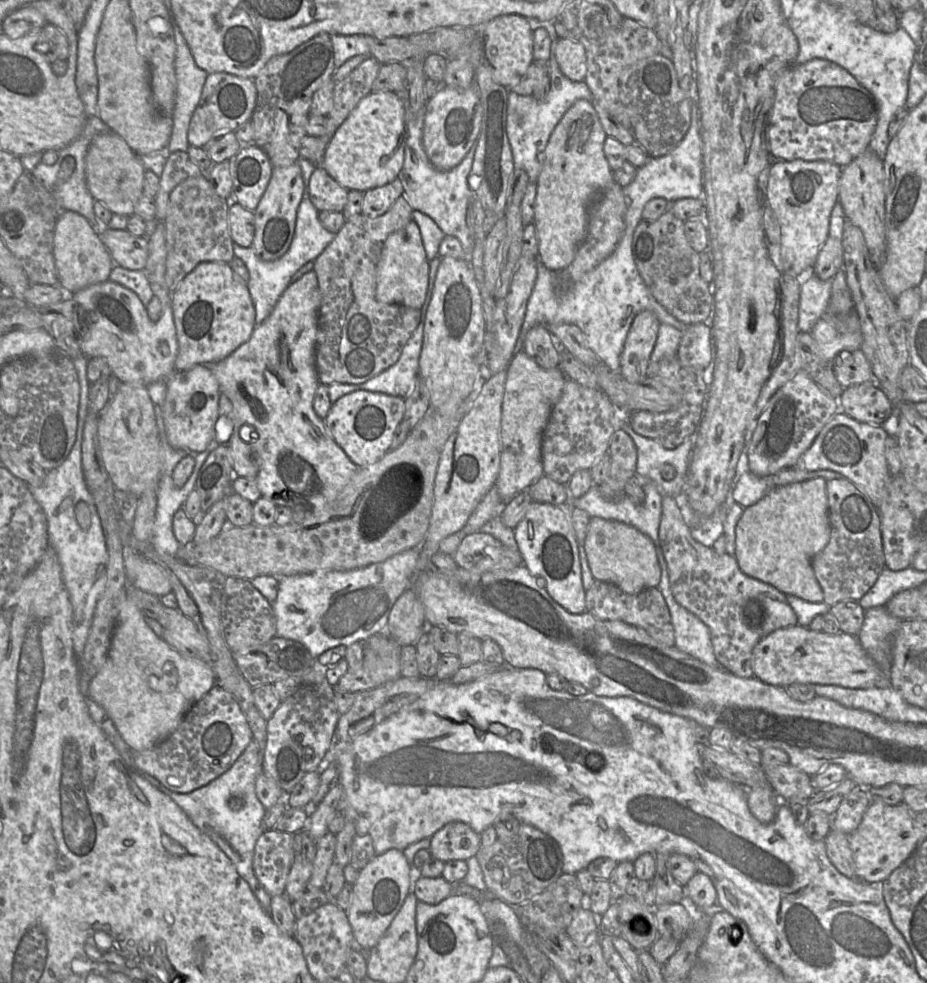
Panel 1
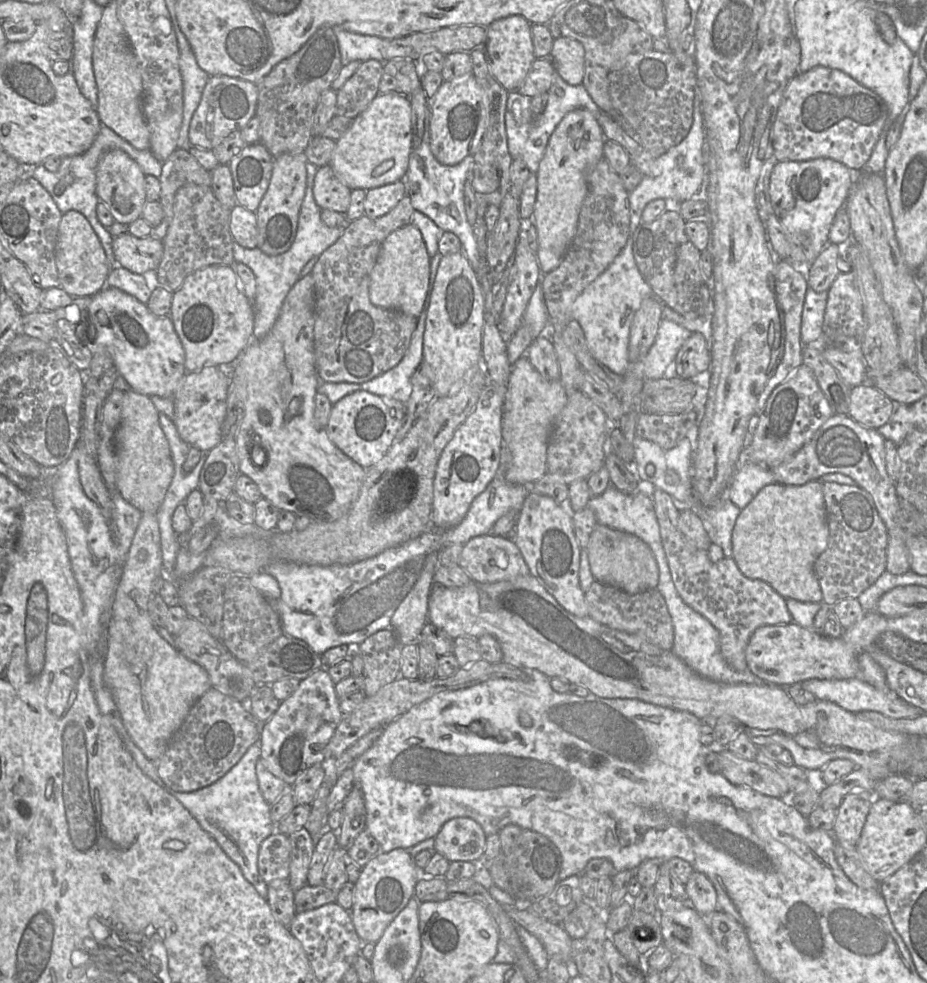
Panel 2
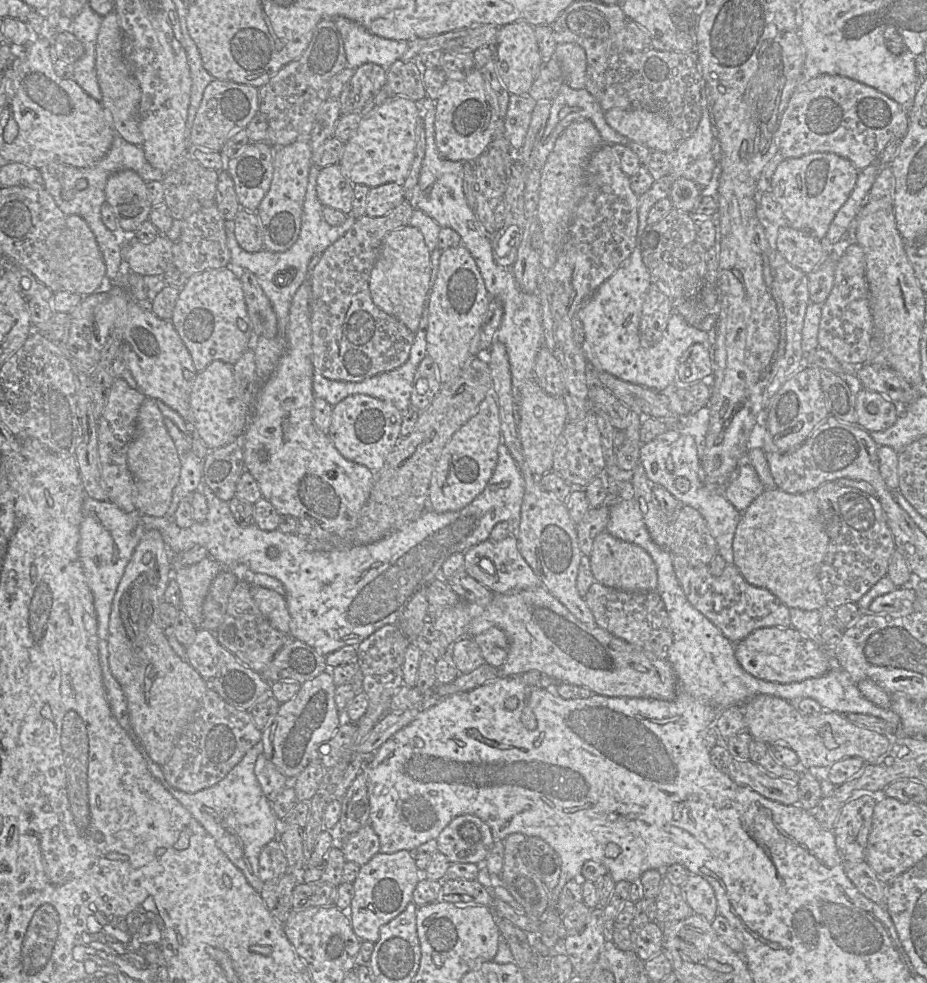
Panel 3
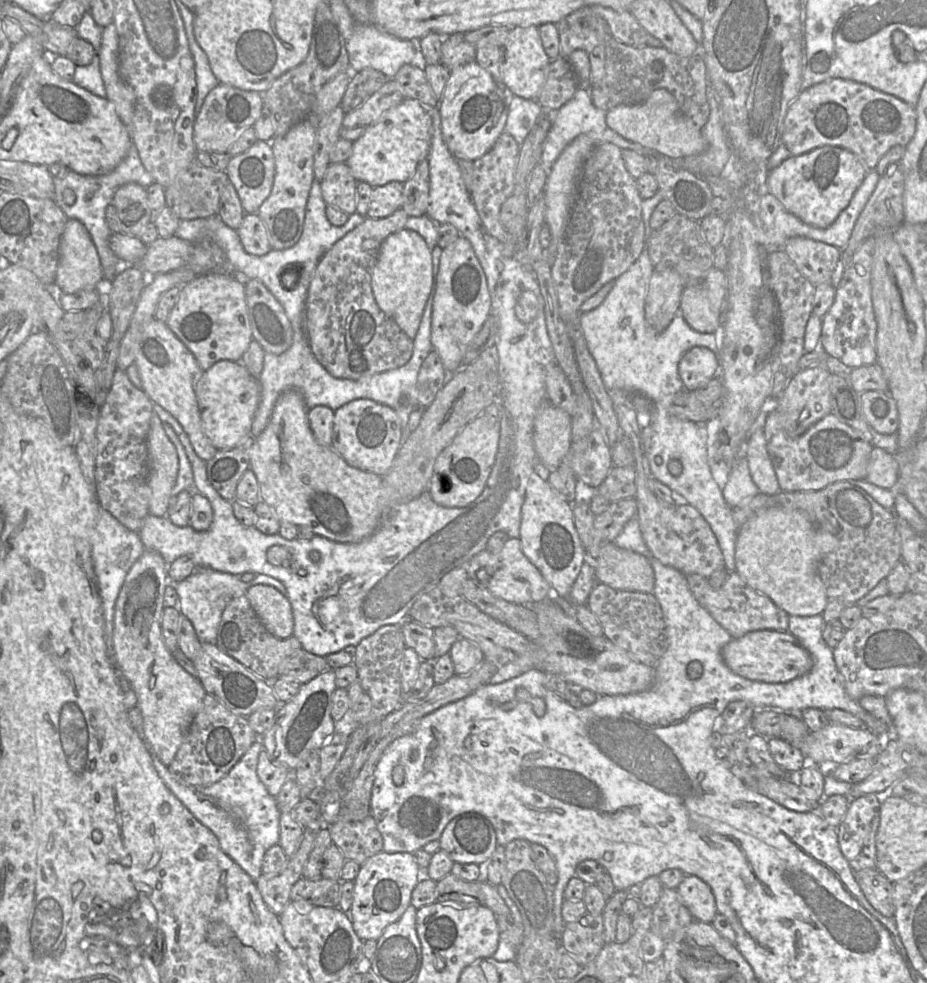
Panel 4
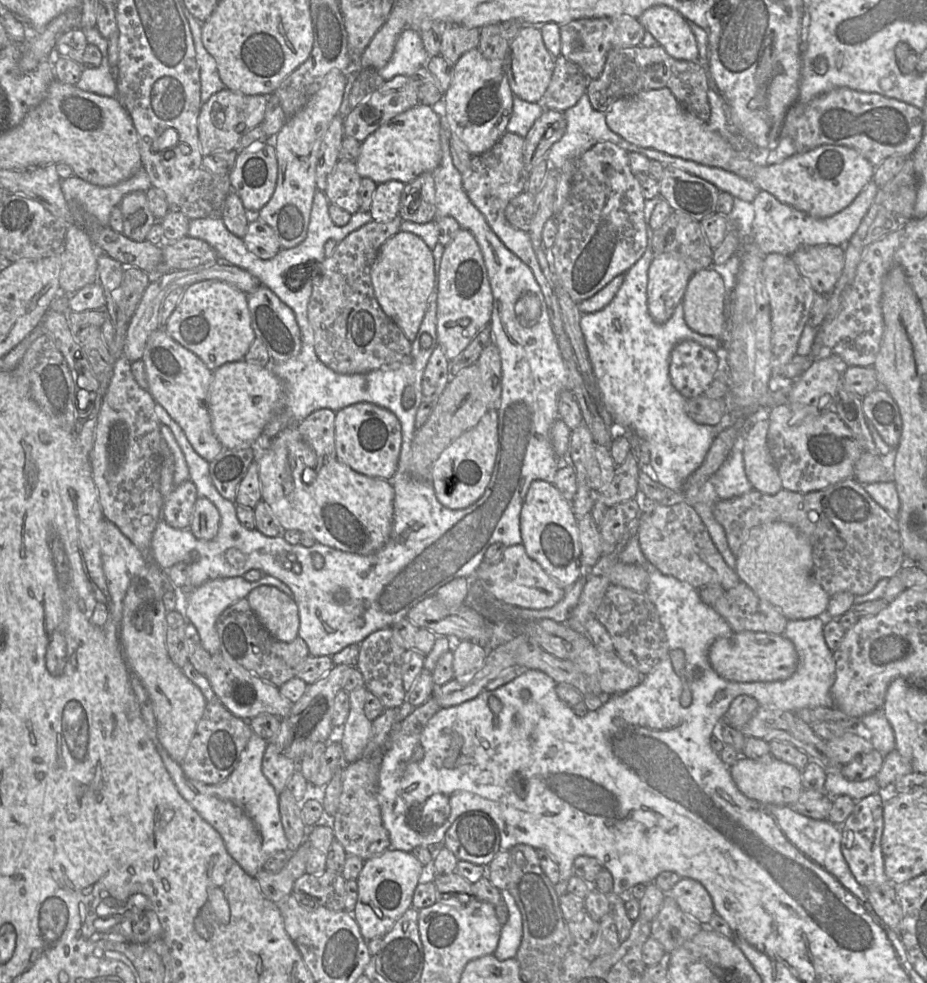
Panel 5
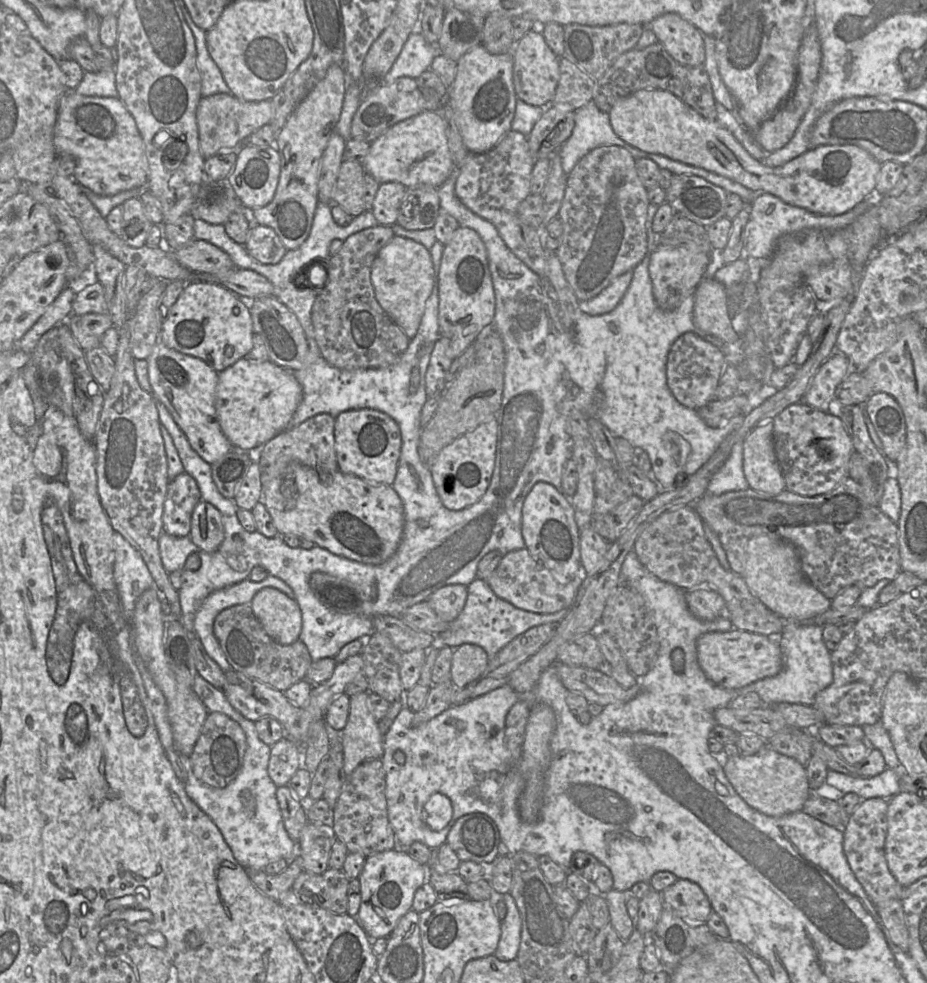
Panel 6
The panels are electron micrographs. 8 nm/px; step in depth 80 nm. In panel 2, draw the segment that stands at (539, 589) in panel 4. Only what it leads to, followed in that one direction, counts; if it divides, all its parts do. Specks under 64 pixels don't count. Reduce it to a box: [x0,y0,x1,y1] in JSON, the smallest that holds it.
[458,533,530,583]

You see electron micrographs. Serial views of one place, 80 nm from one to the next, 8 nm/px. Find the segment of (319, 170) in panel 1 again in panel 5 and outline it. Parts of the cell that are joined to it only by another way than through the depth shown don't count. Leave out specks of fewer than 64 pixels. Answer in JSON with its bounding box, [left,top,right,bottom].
[323,160,361,215]

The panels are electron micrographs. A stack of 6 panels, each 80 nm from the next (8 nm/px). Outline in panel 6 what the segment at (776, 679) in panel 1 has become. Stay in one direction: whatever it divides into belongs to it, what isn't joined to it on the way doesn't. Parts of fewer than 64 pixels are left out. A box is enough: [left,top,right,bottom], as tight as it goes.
[697,628,783,689]

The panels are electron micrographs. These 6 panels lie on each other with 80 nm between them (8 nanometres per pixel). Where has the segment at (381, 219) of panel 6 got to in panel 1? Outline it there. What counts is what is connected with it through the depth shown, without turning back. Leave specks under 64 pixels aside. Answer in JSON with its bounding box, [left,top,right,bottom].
[362,178,404,217]

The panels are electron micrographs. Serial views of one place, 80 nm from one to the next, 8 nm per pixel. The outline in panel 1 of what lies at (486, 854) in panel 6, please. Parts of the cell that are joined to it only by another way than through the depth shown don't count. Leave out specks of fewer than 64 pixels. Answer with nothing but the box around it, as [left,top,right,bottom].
[430,821,481,862]

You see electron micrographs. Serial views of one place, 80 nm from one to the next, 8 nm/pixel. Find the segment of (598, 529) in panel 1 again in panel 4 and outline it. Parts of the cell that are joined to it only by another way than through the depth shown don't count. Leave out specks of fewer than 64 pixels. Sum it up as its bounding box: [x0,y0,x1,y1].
[594,542,655,593]

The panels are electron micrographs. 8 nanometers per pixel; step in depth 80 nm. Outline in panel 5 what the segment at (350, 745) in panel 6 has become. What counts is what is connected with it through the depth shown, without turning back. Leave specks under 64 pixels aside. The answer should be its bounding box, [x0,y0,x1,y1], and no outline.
[333,686,372,764]

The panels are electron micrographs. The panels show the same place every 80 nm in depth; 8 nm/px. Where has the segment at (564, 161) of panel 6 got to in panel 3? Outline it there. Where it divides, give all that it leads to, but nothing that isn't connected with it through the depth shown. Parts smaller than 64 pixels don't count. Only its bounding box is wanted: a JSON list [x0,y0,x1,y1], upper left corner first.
[533,83,630,170]

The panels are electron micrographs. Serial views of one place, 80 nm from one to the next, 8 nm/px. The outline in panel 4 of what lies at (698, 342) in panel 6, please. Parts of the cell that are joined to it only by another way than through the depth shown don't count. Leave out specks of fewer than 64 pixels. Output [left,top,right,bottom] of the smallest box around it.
[678,347,720,391]

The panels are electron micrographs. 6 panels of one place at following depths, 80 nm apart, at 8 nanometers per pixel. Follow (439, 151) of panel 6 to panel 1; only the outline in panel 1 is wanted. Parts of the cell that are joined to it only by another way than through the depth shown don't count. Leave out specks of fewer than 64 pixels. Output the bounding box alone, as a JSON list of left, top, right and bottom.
[320,91,405,192]

